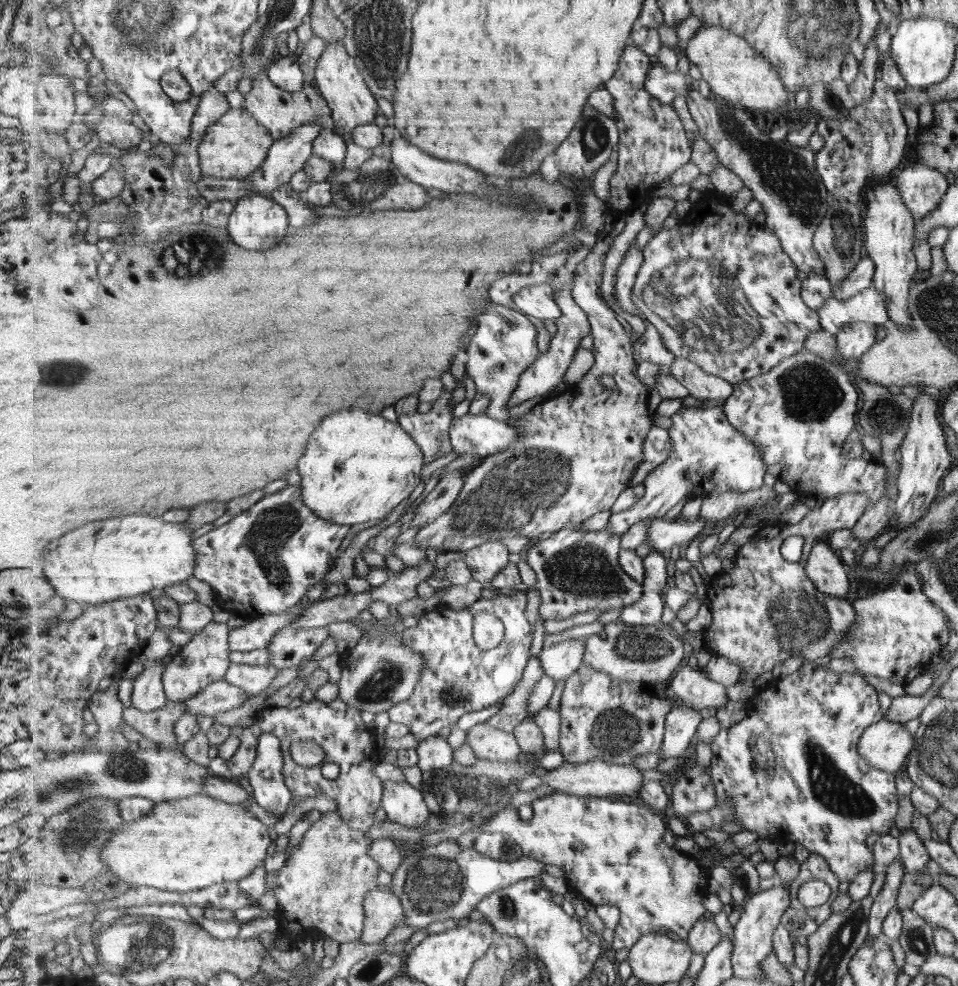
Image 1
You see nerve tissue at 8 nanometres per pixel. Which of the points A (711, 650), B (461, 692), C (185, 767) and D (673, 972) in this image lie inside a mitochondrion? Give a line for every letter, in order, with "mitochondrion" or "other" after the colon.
A: other
B: mitochondrion
C: other
D: other

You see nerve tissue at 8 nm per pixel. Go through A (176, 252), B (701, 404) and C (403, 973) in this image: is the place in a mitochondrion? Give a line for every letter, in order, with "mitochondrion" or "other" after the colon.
A: mitochondrion
B: other
C: other

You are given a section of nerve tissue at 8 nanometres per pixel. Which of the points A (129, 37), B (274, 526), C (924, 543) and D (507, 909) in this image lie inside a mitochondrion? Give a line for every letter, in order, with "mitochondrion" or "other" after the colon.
A: mitochondrion
B: mitochondrion
C: mitochondrion
D: mitochondrion

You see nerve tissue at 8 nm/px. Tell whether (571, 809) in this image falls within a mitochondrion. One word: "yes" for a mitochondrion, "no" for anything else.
no

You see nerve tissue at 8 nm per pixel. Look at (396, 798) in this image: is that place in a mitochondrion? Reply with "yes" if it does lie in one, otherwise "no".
no

